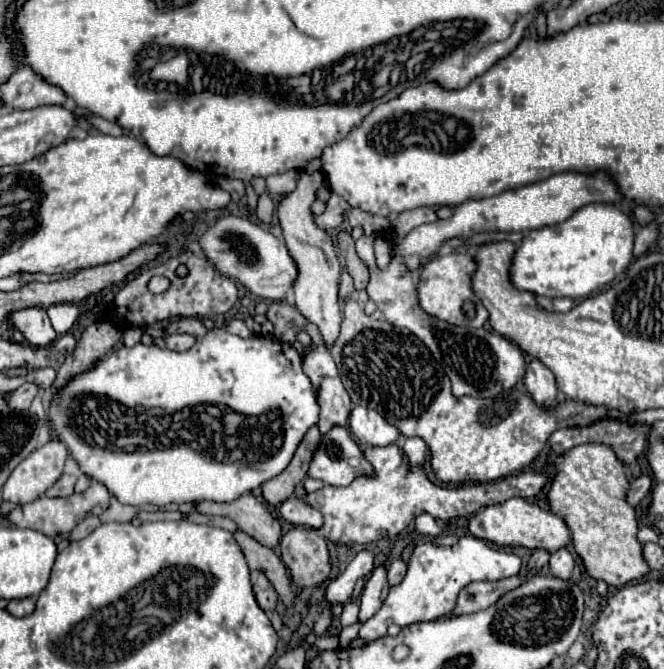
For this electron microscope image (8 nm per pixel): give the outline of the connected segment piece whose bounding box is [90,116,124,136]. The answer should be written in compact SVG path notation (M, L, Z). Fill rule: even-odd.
M94 116L94 118L90 118L90 122L102 132L102 134L108 134L108 136L122 136L122 128L118 126L118 124L114 124L114 122L108 122L108 120L104 120L104 118L100 118L100 116Z

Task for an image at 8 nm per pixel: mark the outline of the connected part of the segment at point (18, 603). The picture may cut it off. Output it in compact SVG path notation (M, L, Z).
M22 598L22 600L10 600L6 610L14 616L28 616L36 608L36 598Z

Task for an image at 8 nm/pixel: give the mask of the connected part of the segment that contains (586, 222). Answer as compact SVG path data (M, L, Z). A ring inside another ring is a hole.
M590 204L580 208L576 214L572 214L568 220L556 226L530 230L514 254L514 260L510 264L510 280L518 290L528 290L534 292L536 296L586 298L604 288L606 284L610 284L620 272L626 270L632 258L632 242L634 242L632 222L624 212L620 212L612 204Z

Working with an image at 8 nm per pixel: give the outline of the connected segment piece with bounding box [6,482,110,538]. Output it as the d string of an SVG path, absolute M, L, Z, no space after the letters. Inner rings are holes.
M92 482L88 490L84 490L82 494L72 494L68 498L48 498L48 496L40 496L38 500L24 504L24 506L16 506L12 512L8 512L6 520L16 526L16 528L32 528L32 530L40 530L46 536L54 538L54 536L68 536L72 532L72 528L86 516L86 514L100 514L108 508L108 498L110 492L102 482Z

